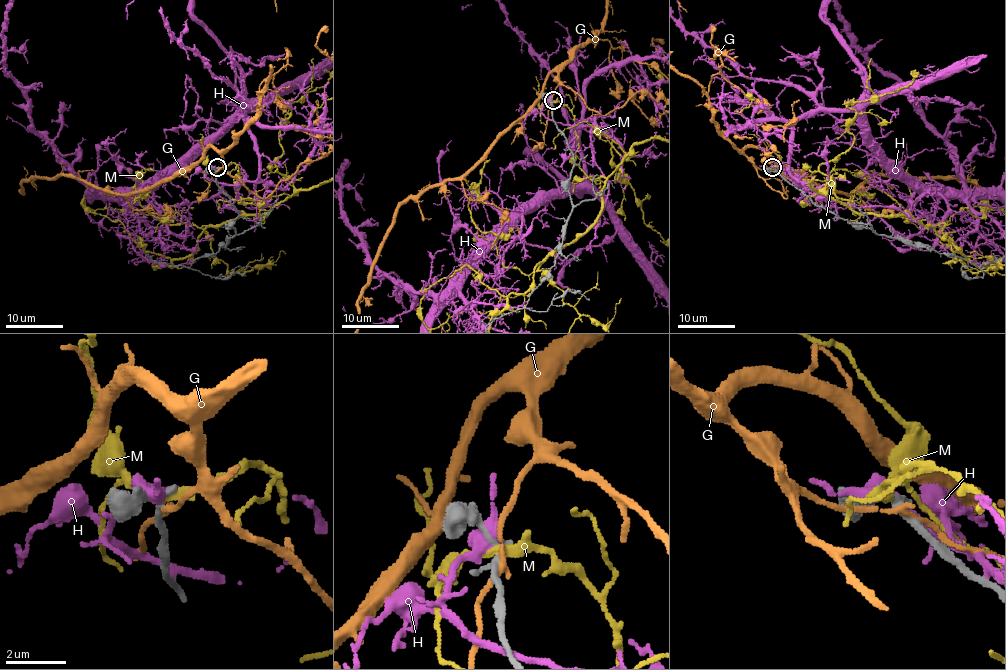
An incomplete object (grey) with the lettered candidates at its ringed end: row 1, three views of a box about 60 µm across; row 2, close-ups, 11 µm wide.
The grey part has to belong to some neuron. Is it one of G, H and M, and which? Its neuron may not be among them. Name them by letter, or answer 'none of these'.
none of these

